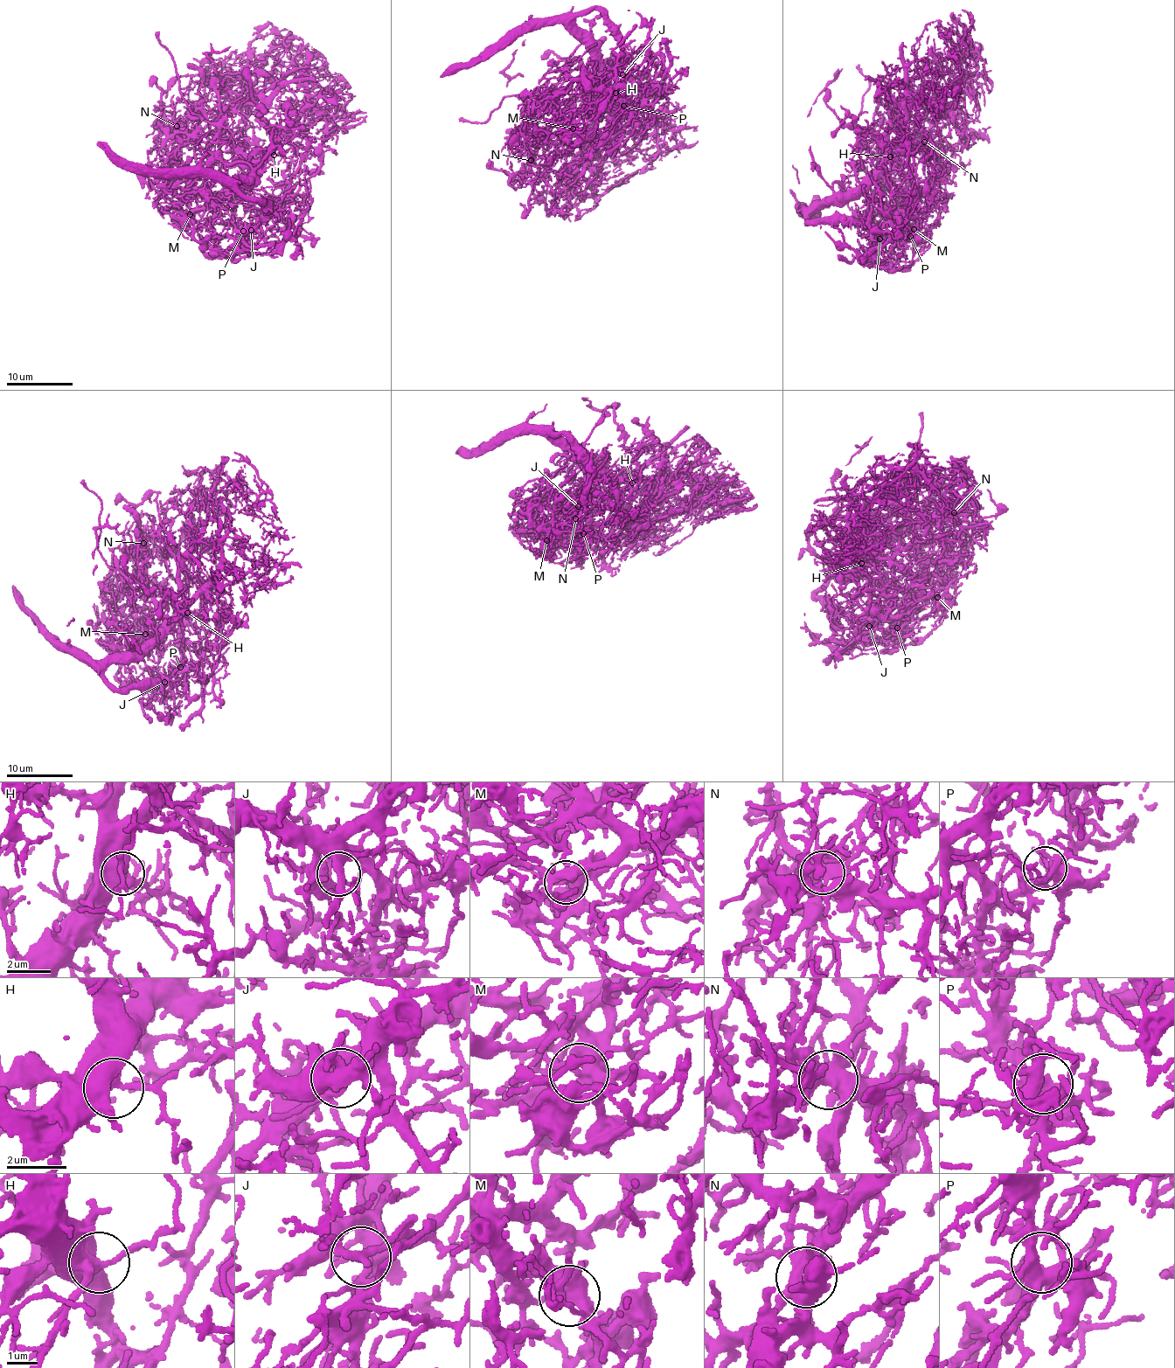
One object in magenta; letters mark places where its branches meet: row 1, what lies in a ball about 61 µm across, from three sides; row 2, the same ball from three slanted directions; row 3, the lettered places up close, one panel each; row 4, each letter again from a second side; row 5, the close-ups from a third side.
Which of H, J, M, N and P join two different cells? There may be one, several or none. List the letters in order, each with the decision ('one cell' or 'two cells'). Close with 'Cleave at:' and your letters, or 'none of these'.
H: one cell
J: one cell
M: one cell
N: one cell
P: one cell
Cleave at: none of these

